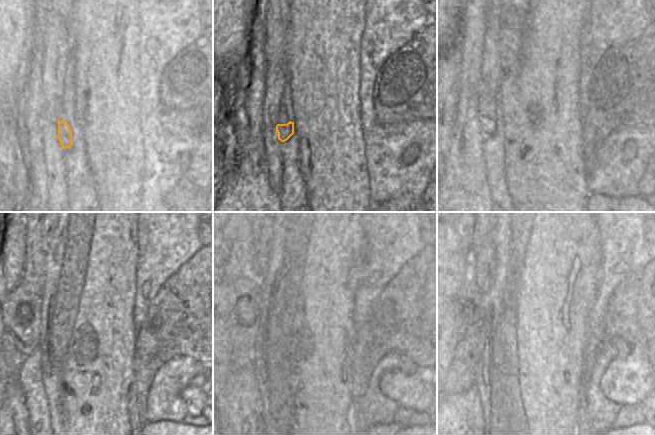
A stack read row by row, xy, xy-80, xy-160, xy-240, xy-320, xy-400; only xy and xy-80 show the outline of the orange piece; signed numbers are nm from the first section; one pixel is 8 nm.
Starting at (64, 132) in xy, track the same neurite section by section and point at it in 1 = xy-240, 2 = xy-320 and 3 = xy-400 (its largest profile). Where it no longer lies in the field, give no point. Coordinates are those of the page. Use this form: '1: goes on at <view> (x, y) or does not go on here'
1: goes on at xy-240 (25, 335)
2: goes on at xy-320 (243, 338)
3: goes on at xy-400 (459, 378)

